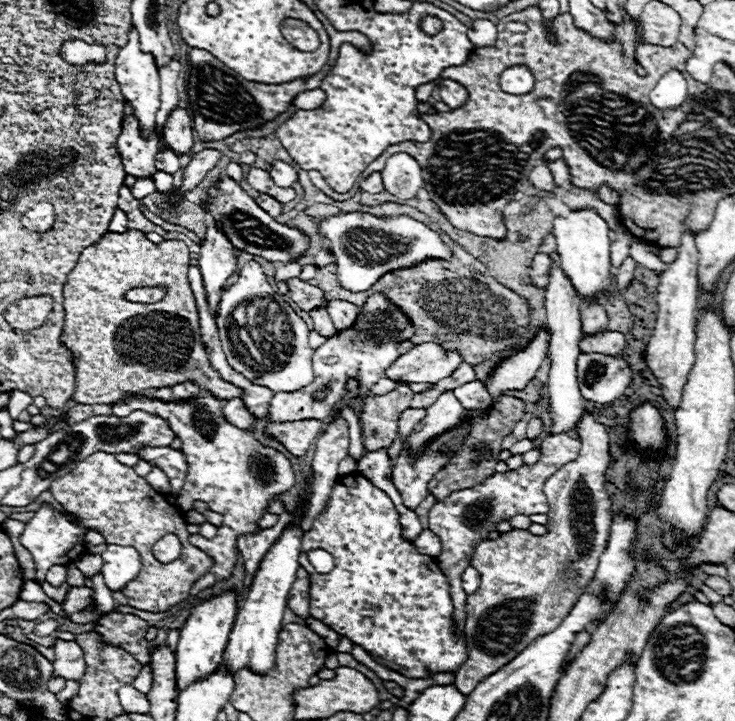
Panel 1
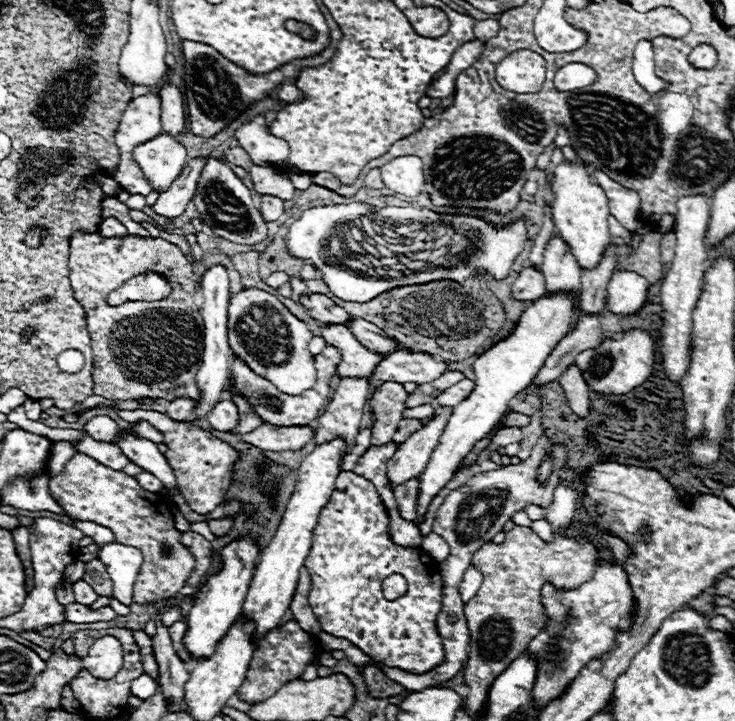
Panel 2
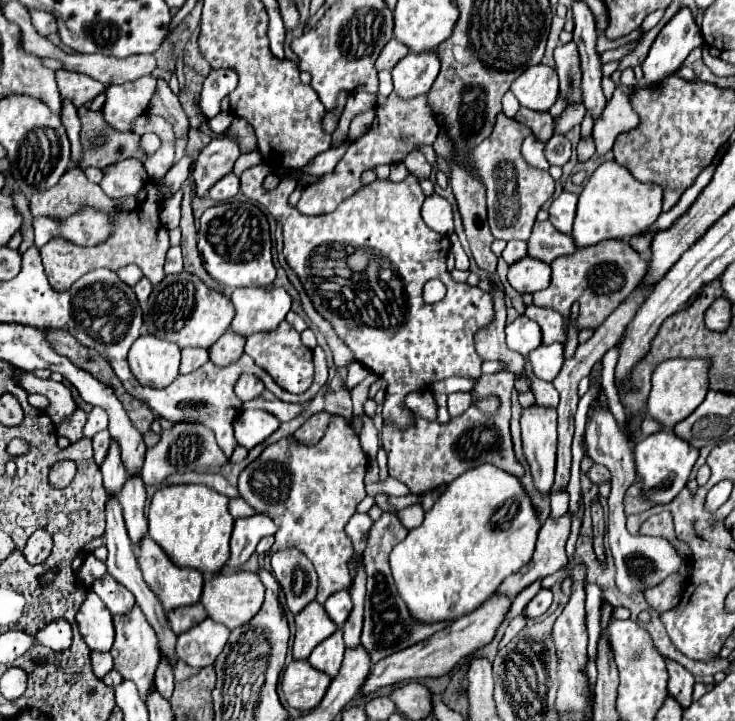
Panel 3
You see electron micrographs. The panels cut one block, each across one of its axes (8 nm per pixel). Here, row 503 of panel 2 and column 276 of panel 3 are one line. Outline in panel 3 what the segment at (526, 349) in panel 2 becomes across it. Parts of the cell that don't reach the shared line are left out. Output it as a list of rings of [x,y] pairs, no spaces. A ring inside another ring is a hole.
[[[246,408],[238,414],[234,422],[234,432],[236,432],[238,444],[244,446],[246,450],[252,450],[260,442],[264,442],[270,434],[274,434],[278,426],[280,426],[278,418],[272,416],[270,412]]]

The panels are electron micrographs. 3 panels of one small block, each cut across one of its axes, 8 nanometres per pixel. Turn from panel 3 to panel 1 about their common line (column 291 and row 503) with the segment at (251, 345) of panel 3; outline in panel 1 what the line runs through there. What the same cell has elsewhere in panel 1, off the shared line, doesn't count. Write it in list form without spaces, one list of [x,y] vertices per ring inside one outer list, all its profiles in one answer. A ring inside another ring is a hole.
[[[360,474],[340,476],[340,478],[336,480],[334,488],[332,488],[332,494],[330,494],[330,498],[328,498],[328,502],[326,502],[324,512],[318,514],[318,518],[316,518],[314,524],[312,524],[312,528],[304,534],[302,546],[304,546],[304,548],[302,548],[302,568],[310,574],[310,614],[312,614],[312,618],[324,622],[324,624],[326,624],[328,628],[332,628],[334,632],[338,632],[338,634],[350,638],[354,644],[366,648],[366,652],[370,652],[370,656],[372,656],[378,664],[382,664],[382,666],[386,666],[386,668],[390,668],[390,670],[394,670],[394,672],[398,672],[398,674],[410,676],[410,678],[422,678],[422,676],[432,676],[434,672],[456,670],[460,664],[464,664],[464,660],[466,660],[466,640],[464,640],[464,638],[458,640],[458,638],[452,634],[452,610],[454,610],[454,606],[452,606],[452,598],[450,598],[450,592],[448,592],[450,586],[448,586],[446,576],[440,572],[440,568],[438,568],[438,564],[436,564],[436,560],[434,560],[432,556],[420,554],[420,552],[414,548],[412,542],[408,542],[408,540],[402,538],[402,528],[400,528],[400,522],[398,522],[398,512],[396,512],[396,508],[392,506],[392,500],[390,500],[382,490],[378,490],[374,484],[370,484],[370,480],[366,480],[366,478],[360,476]],[[316,548],[322,548],[322,550],[326,550],[328,554],[332,554],[332,558],[334,558],[334,570],[332,570],[332,572],[328,572],[328,574],[318,574],[318,572],[314,570],[314,566],[308,562],[306,552],[308,552],[308,550],[316,550]]]

